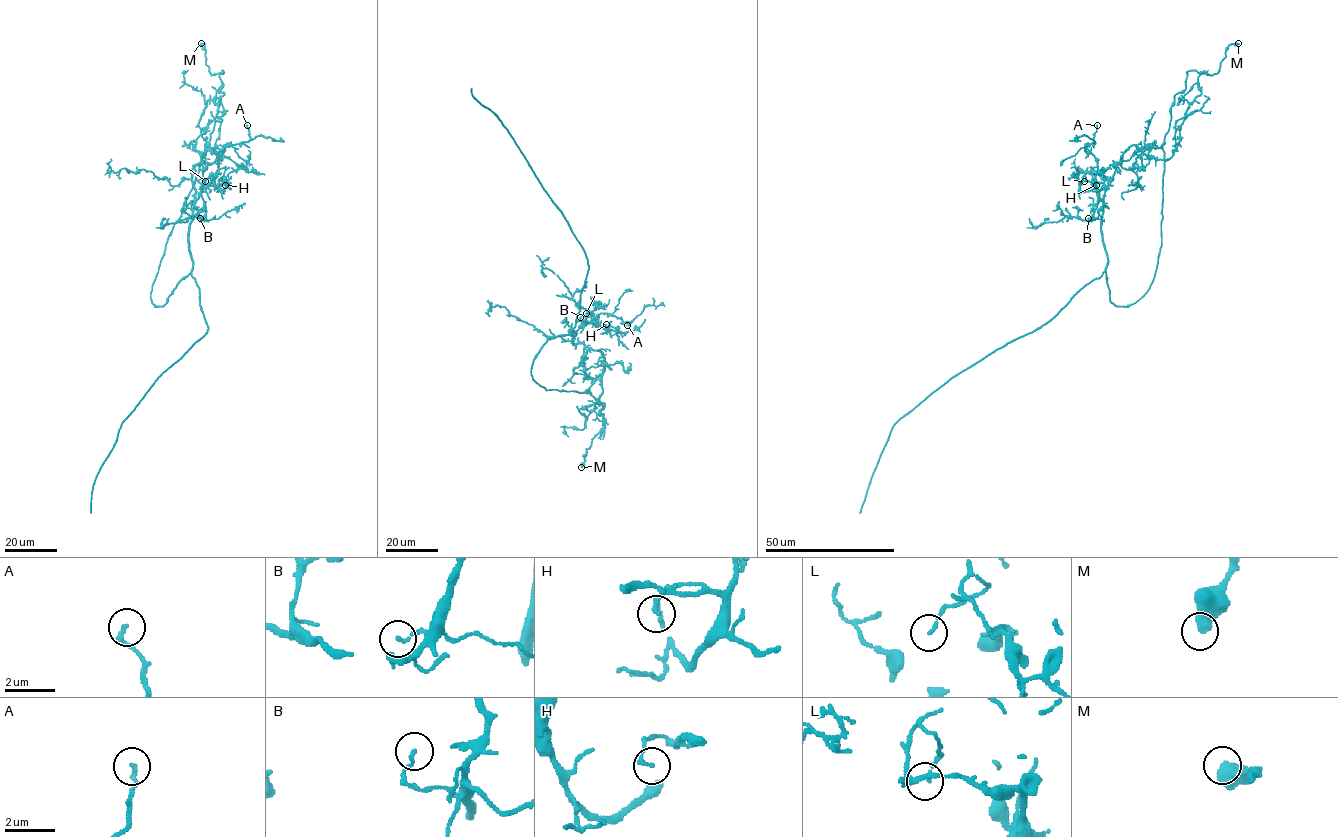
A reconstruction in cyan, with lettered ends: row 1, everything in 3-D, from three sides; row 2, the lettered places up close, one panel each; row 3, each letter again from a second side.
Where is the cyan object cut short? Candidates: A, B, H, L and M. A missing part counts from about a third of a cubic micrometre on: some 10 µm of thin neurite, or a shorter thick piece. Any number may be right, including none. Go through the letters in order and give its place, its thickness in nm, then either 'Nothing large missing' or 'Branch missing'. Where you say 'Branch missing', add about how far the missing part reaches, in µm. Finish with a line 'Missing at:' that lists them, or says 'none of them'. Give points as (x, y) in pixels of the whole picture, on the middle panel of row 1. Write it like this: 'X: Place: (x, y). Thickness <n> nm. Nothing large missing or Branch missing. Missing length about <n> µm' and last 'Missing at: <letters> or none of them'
A: Place: (627, 325). Thickness 160 nm. Nothing large missing
B: Place: (580, 317). Thickness 130 nm. Nothing large missing
H: Place: (606, 324). Thickness 140 nm. Nothing large missing
L: Place: (586, 313). Thickness 100 nm. Nothing large missing
M: Place: (581, 467). Thickness 440 nm. Nothing large missing
Missing at: none of them

